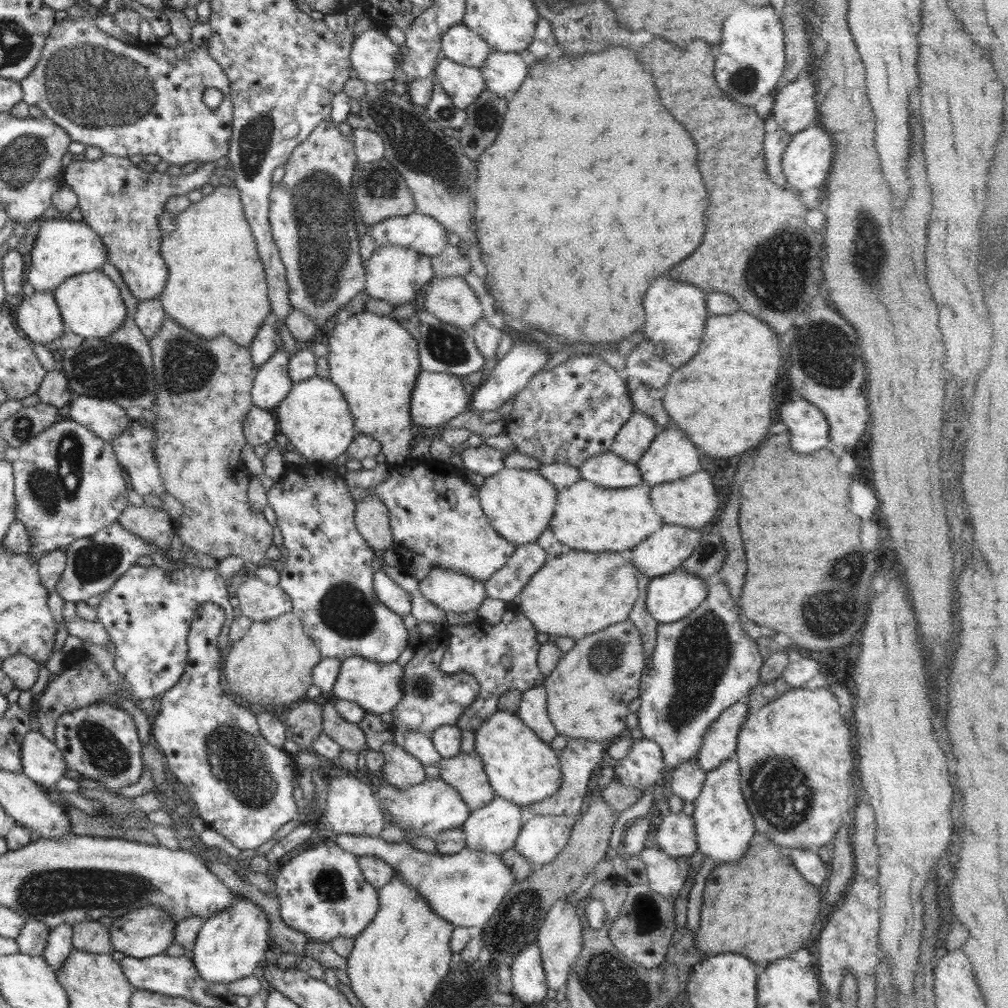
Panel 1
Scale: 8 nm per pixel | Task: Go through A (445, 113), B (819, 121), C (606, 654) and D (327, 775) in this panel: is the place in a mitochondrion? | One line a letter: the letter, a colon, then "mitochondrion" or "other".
A: mitochondrion
B: other
C: mitochondrion
D: other

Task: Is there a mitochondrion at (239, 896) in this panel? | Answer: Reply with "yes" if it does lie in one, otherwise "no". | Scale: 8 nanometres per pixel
no

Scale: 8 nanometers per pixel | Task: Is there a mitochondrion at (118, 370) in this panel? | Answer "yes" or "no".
yes

